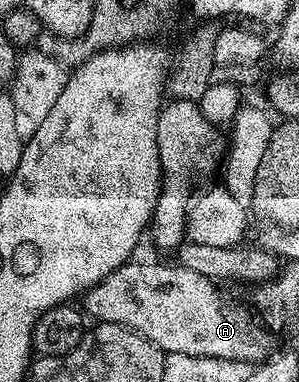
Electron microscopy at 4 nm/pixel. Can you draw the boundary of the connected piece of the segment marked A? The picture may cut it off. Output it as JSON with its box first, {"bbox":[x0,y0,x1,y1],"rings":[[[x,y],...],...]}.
{"bbox":[82,260,272,364],"rings":[[[128,260],[121,268],[117,268],[105,280],[91,287],[82,295],[82,309],[95,317],[96,323],[108,322],[123,326],[143,334],[164,355],[184,354],[194,358],[225,358],[234,362],[250,362],[258,364],[272,353],[272,335],[253,317],[252,311],[238,306],[231,298],[226,298],[214,278],[207,278],[190,268],[176,264],[166,266],[163,262],[135,262]]]}

